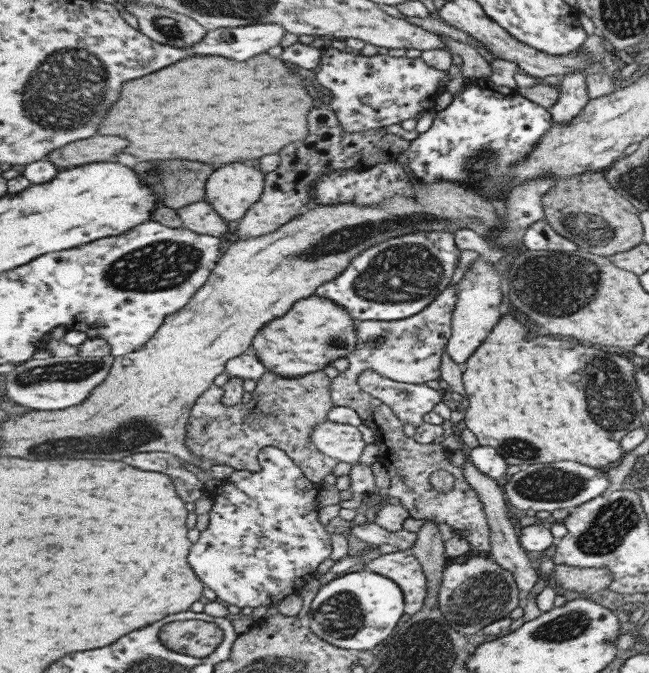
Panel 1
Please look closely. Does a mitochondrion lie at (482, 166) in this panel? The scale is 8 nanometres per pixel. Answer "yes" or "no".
yes

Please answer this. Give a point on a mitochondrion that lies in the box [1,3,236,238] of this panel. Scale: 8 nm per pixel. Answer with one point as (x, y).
(57, 99)

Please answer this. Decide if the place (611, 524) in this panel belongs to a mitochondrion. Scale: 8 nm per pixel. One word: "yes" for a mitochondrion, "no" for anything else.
yes

